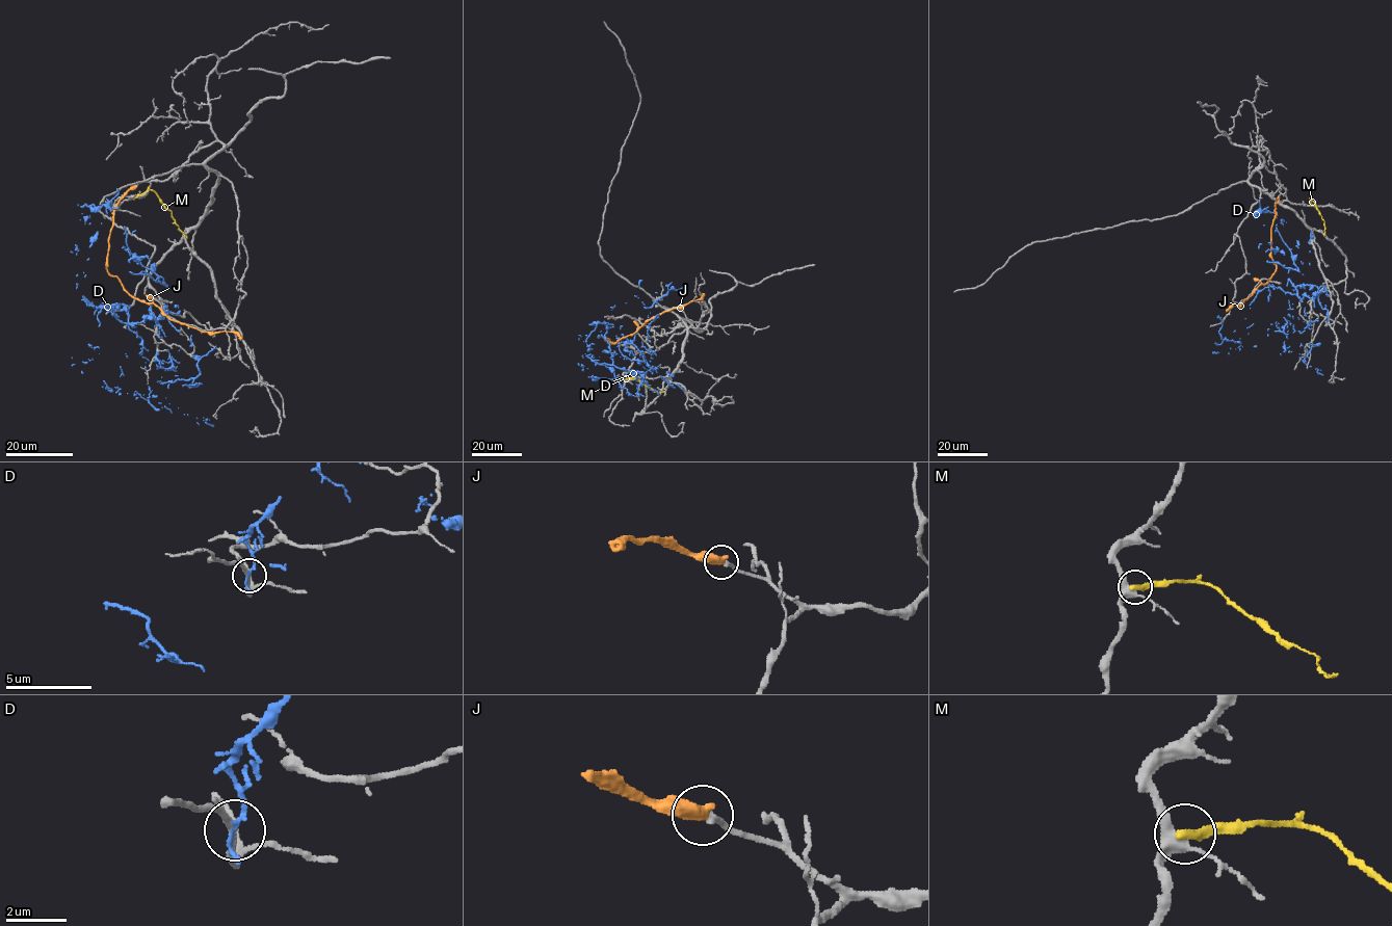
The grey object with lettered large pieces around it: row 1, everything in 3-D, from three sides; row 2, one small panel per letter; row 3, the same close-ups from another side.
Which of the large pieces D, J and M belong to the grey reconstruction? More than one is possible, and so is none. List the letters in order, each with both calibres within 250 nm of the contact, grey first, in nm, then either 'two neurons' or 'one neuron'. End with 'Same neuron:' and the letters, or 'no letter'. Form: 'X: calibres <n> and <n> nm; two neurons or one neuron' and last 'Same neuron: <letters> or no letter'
D: calibres 160 and 190 nm; two neurons
J: calibres 220 and 600 nm; two neurons
M: calibres 320 and 340 nm; two neurons
Same neuron: no letter

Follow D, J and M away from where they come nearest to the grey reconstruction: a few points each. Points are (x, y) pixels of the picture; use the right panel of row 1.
D: (1315, 320), (1329, 319), (1318, 288), (1297, 285), (1297, 295), (1314, 292), (1255, 213), (1277, 218)
J: (1278, 197), (1271, 228), (1270, 257), (1277, 266), (1275, 272), (1240, 305), (1234, 305), (1226, 311)
M: (1311, 206), (1312, 201), (1324, 221), (1323, 235)

